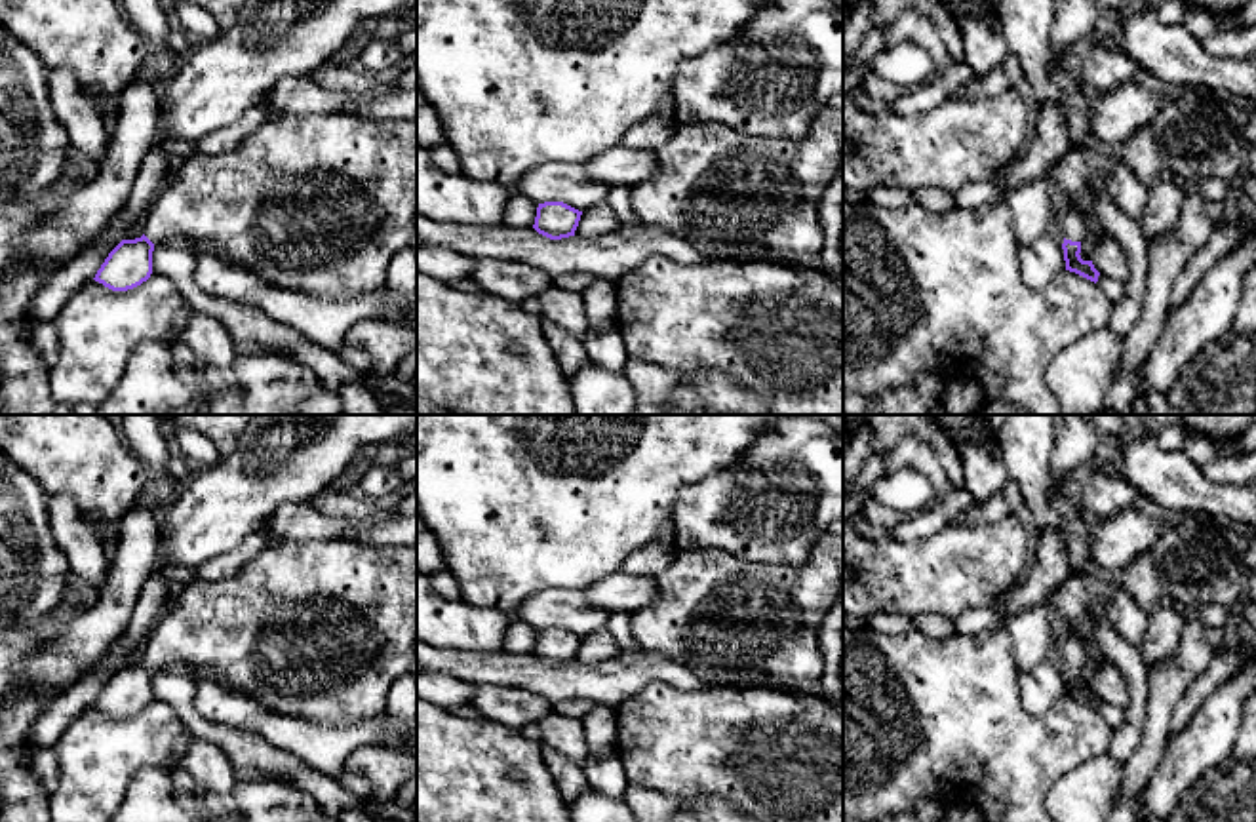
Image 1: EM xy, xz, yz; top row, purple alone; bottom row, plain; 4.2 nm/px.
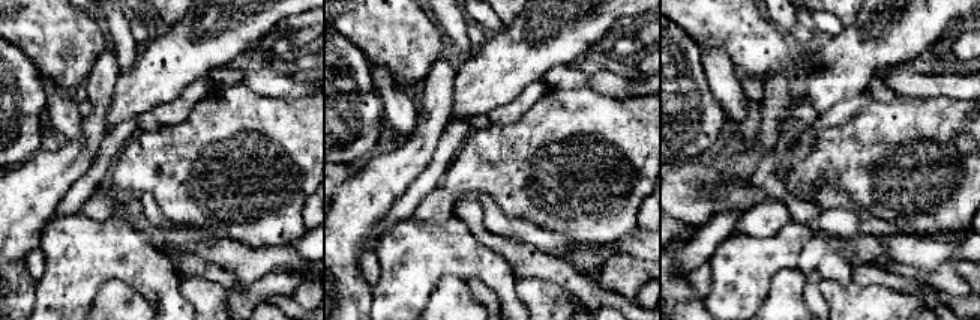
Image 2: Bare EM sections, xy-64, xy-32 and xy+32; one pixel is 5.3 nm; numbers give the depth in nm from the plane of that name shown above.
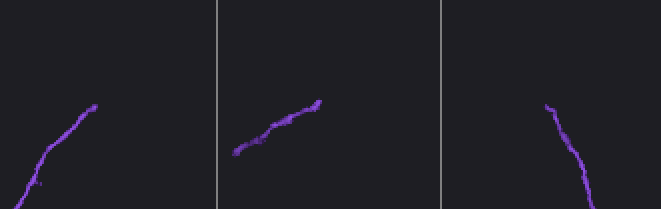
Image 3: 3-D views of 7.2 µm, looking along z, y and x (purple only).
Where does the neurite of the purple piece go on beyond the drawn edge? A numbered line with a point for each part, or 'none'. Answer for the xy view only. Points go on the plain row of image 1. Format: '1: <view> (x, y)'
1: xy (320, 630)

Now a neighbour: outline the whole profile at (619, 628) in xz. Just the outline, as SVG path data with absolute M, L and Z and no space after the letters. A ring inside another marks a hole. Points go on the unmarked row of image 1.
M613 611L609 615L609 622L605 632L613 637L617 647L626 653L643 653L634 639L632 626L630 626L630 615L624 611Z

